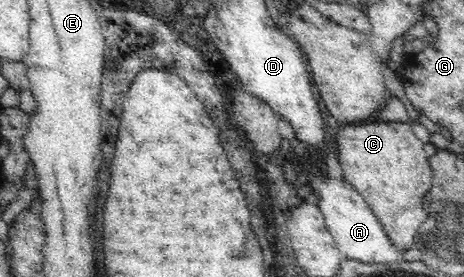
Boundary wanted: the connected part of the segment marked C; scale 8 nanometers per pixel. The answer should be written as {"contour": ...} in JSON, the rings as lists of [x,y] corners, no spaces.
{"contour":[[[375,120],[342,124],[336,144],[343,177],[378,215],[390,243],[402,253],[413,247],[416,232],[428,215],[422,209],[422,197],[430,191],[432,171],[424,143],[414,135],[412,124]]]}

